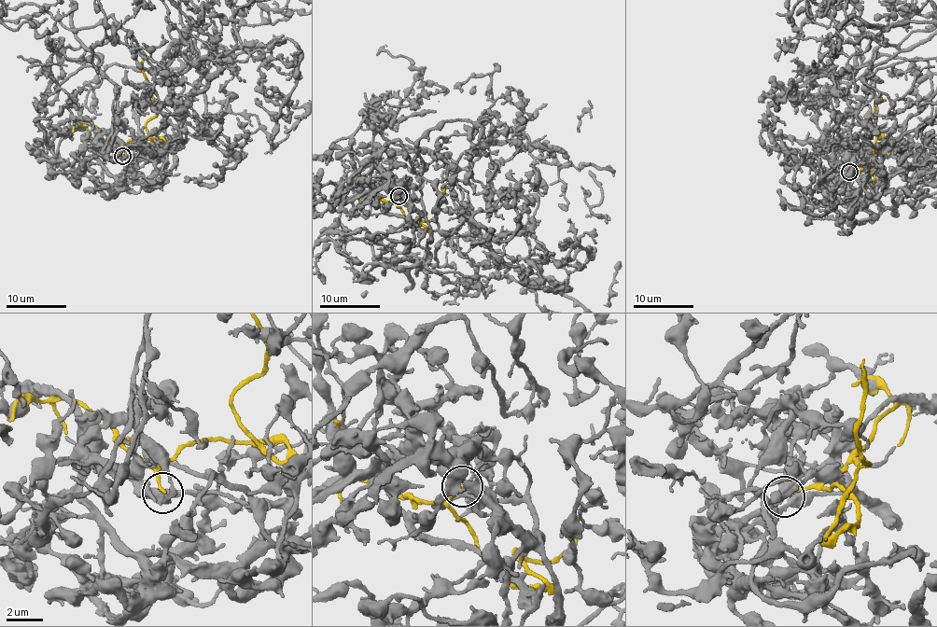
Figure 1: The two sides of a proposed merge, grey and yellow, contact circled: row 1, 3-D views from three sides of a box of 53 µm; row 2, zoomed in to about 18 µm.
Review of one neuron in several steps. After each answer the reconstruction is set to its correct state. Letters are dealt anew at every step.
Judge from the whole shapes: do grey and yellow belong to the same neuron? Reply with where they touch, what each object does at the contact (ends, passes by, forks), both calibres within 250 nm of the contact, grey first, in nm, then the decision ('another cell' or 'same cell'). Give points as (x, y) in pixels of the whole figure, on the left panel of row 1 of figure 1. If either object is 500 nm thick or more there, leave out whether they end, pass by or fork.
at (122, 156); grey ends there; yellow ends there; 220 nm thick on the grey side, 130 nm on the other; another cell

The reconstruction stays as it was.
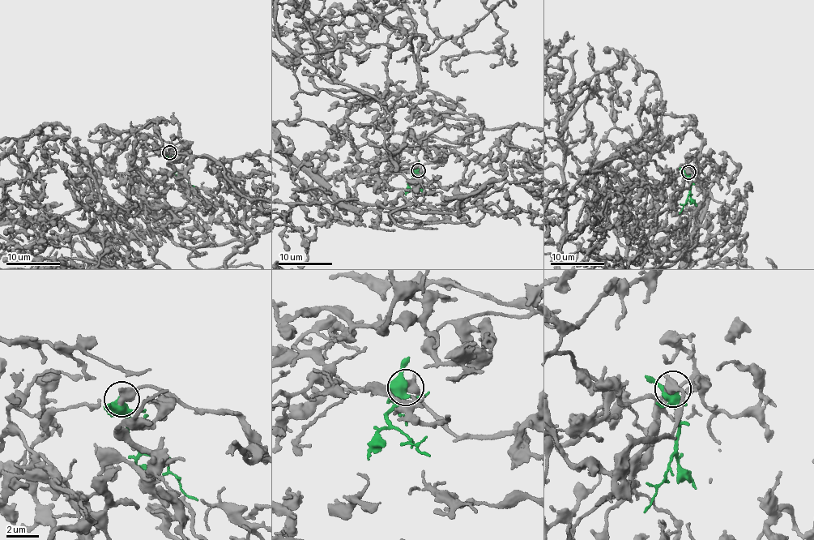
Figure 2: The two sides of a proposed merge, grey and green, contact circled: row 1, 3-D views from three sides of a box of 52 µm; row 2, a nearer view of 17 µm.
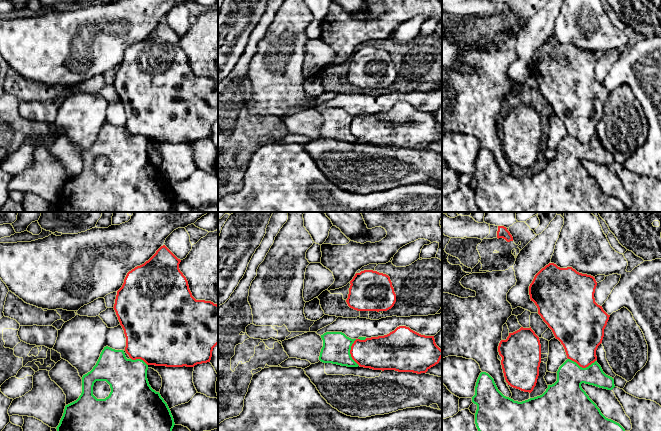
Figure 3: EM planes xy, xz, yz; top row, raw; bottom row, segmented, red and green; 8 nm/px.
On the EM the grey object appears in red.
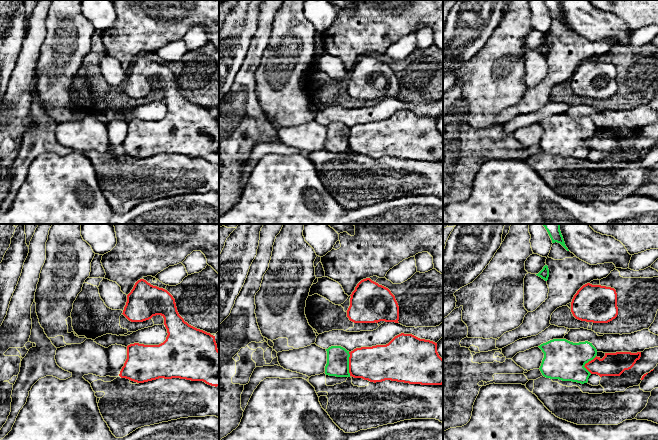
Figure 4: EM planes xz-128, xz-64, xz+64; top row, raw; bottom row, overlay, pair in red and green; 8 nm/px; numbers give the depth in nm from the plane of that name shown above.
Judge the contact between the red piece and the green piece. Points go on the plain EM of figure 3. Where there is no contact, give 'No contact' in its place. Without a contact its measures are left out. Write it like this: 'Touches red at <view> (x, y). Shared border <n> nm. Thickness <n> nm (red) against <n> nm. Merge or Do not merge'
Touches red at yz (582, 143). Shared border 220 nm. Thickness 320 nm (red) against 260 nm. Do not merge

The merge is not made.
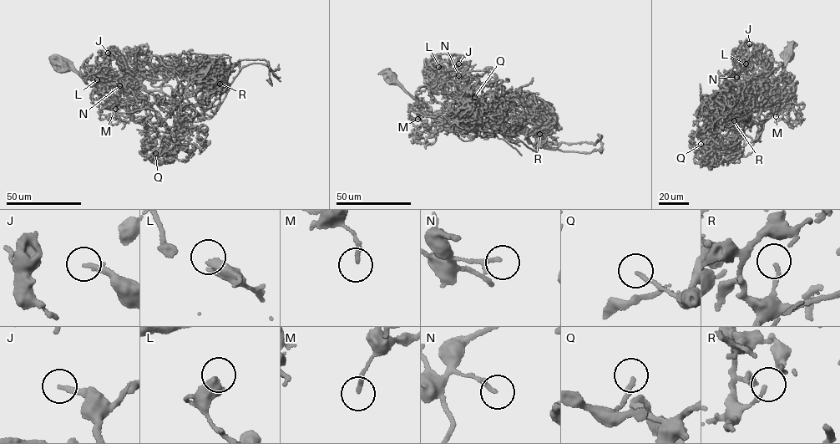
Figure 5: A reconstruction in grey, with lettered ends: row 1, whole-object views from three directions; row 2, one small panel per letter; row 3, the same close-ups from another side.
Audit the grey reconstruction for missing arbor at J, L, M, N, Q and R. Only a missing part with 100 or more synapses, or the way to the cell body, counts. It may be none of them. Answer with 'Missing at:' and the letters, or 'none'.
Missing at: J

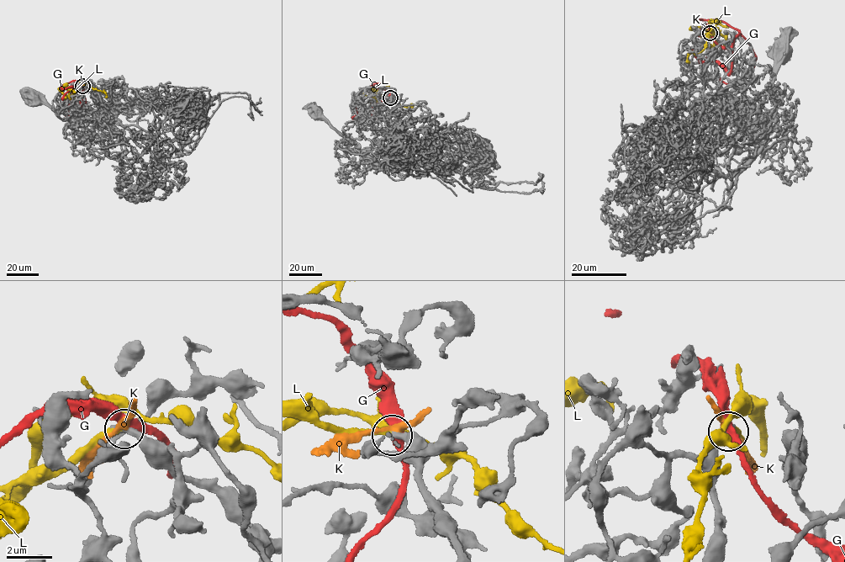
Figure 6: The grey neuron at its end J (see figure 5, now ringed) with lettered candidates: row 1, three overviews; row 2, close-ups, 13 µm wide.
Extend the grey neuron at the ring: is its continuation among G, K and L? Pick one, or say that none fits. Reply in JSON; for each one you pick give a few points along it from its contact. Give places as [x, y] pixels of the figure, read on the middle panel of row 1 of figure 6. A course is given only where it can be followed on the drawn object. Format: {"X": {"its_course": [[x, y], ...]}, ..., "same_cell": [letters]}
{"same_cell": ["L"]}

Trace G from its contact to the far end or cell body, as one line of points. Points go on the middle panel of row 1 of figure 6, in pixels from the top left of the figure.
G: (390, 98), (384, 109), (372, 107), (355, 121), (351, 118), (356, 107)

